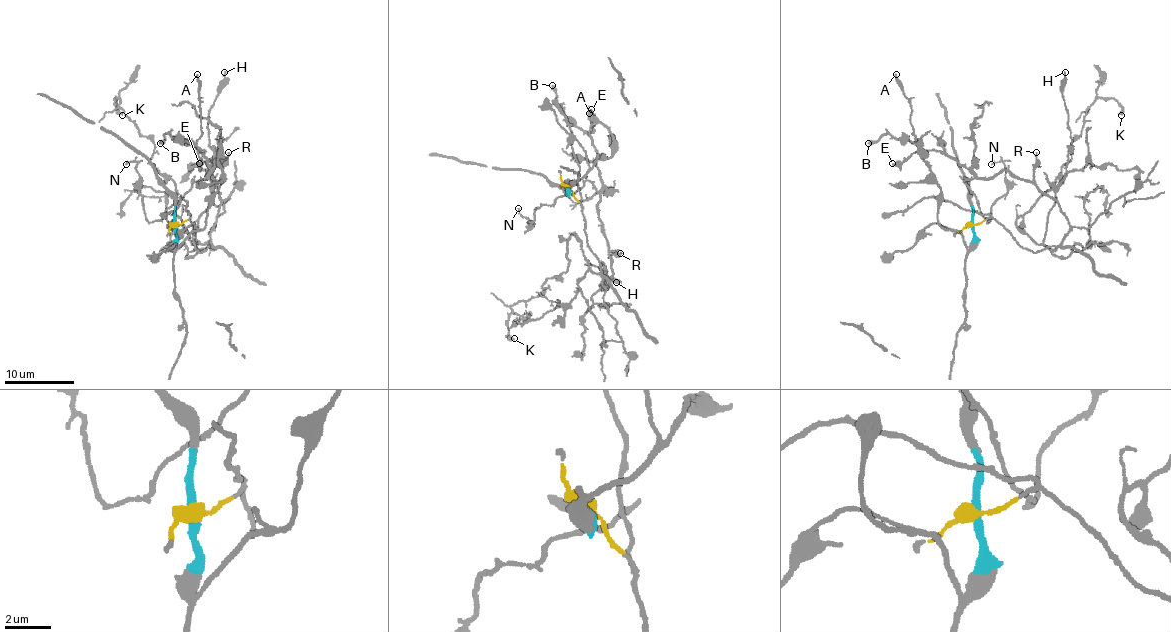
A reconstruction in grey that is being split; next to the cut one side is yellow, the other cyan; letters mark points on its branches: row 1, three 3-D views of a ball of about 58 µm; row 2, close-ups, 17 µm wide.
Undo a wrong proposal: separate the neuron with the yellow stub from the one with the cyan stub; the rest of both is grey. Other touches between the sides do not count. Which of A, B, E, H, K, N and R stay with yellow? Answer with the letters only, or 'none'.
A, B, E, H, K, N, R

